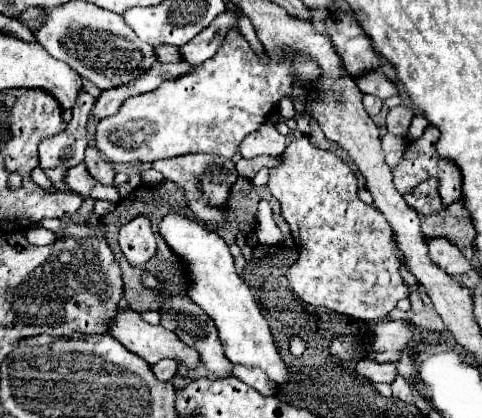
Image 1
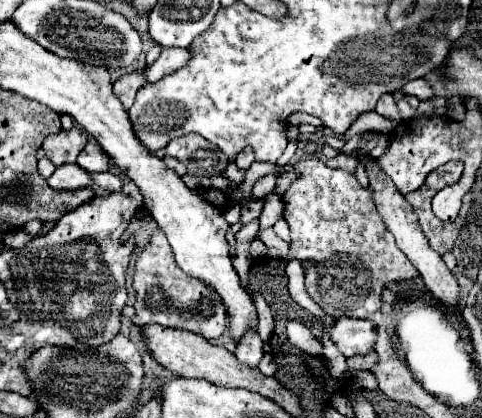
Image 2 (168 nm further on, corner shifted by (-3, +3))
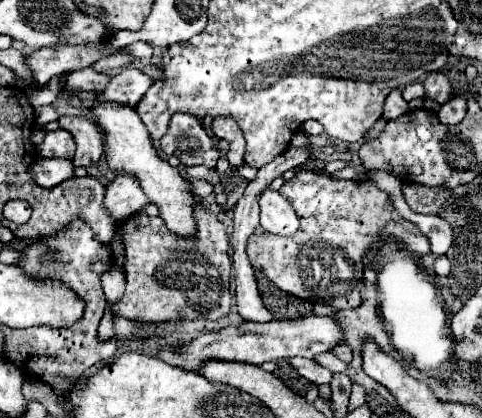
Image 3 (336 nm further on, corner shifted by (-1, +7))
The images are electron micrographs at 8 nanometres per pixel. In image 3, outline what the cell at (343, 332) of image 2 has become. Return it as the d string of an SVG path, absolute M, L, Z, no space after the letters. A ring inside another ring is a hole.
M309 315L293 321L269 321L269 323L241 323L231 325L227 329L221 329L217 333L205 333L181 347L181 351L175 349L163 349L159 357L169 363L183 369L195 371L203 361L207 359L219 359L219 361L241 361L241 363L253 363L261 365L265 361L277 361L277 359L291 359L291 357L309 357L313 359L321 351L331 351L335 345L343 343L345 331L341 329L339 321L335 317L319 317Z

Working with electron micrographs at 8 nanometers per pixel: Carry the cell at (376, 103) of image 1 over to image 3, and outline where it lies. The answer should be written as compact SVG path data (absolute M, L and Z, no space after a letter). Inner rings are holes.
M393 89L387 95L385 107L383 107L383 117L389 121L389 119L395 119L395 117L401 117L407 111L409 111L409 107L407 107L407 101L401 97L401 91L399 89Z

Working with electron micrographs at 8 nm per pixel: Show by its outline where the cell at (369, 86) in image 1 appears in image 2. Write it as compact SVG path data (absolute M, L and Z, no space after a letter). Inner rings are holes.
M415 79L415 81L409 81L409 85L403 87L405 95L415 95L419 101L429 101L433 99L433 87L425 81L425 79Z

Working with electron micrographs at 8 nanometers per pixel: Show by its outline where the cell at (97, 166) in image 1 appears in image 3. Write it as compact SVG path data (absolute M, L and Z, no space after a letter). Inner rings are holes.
M65 115L65 117L59 117L59 125L63 129L67 129L77 143L77 151L75 151L75 157L73 157L73 163L77 167L79 165L91 167L101 159L101 155L103 155L101 133L89 119Z

